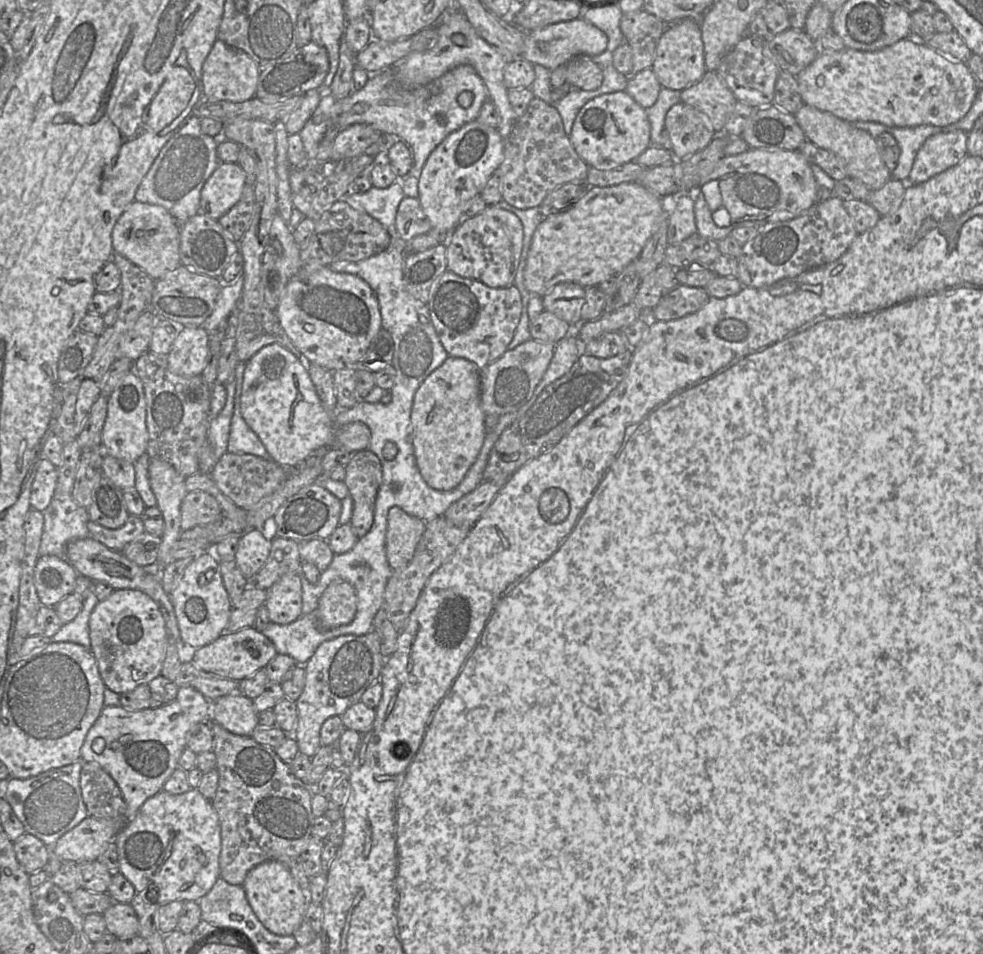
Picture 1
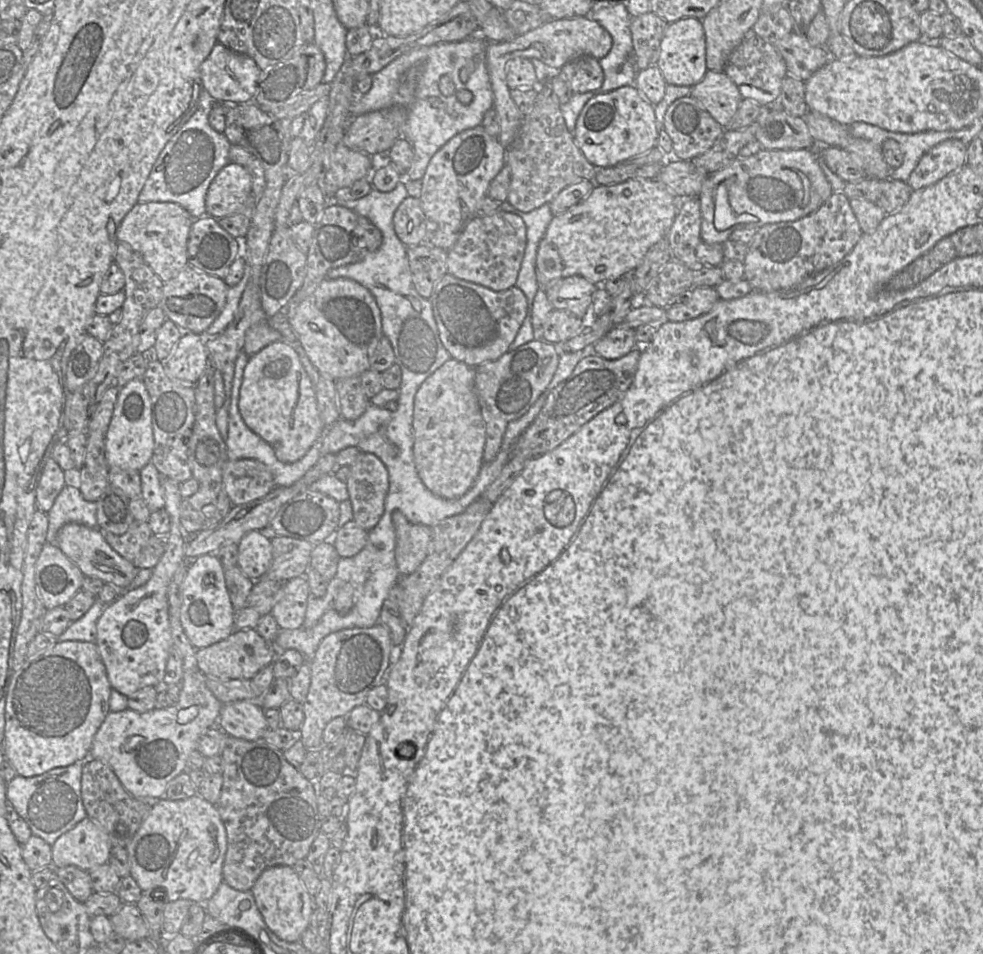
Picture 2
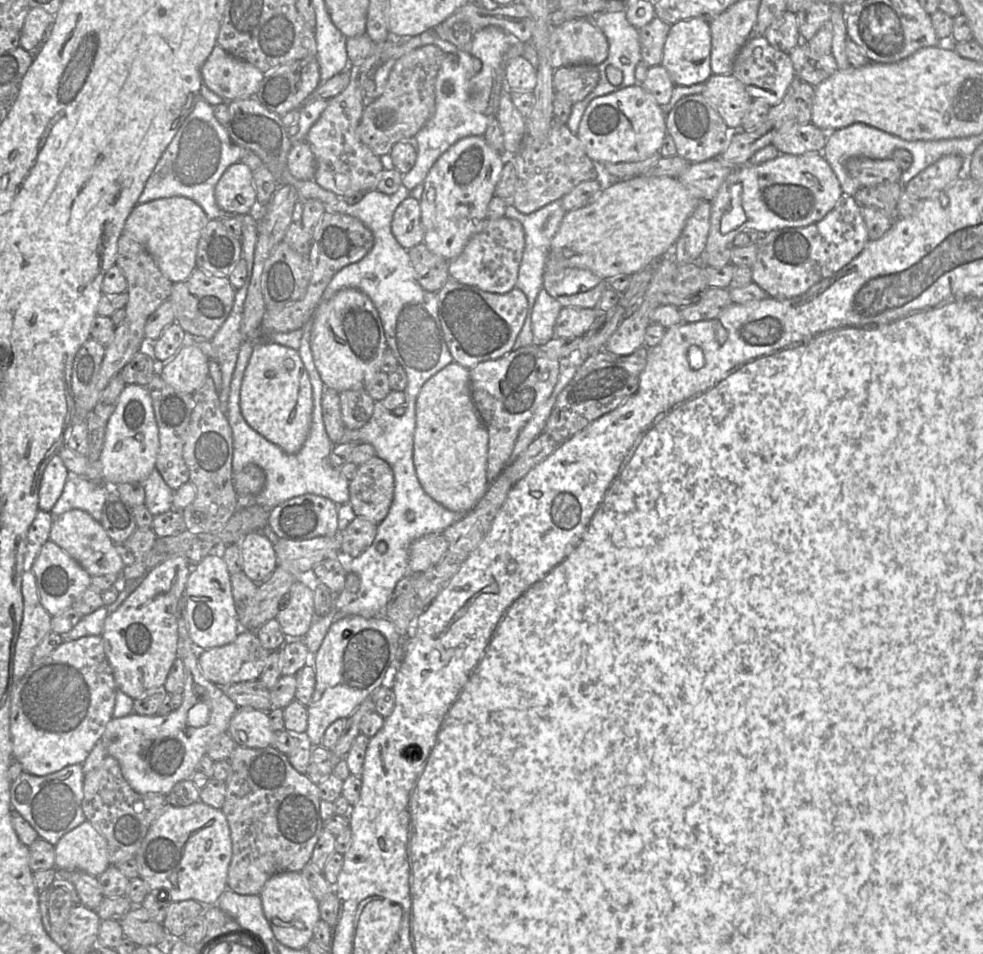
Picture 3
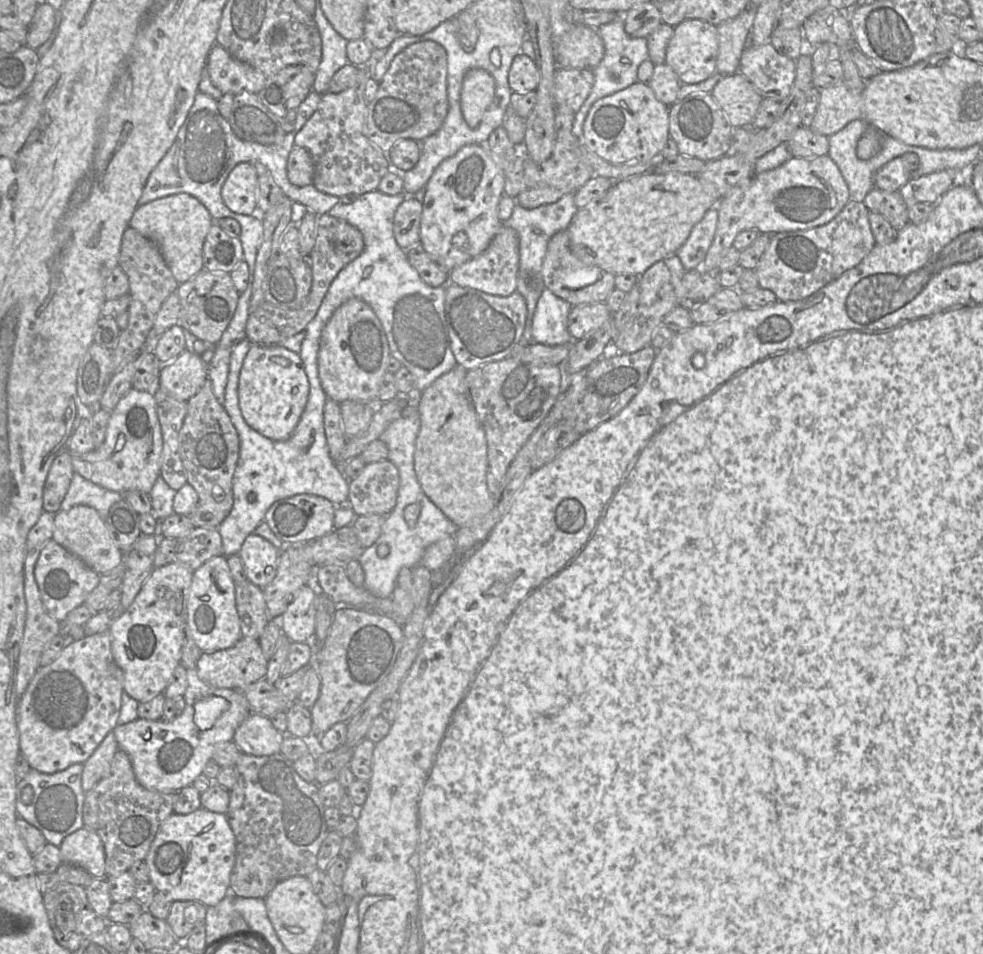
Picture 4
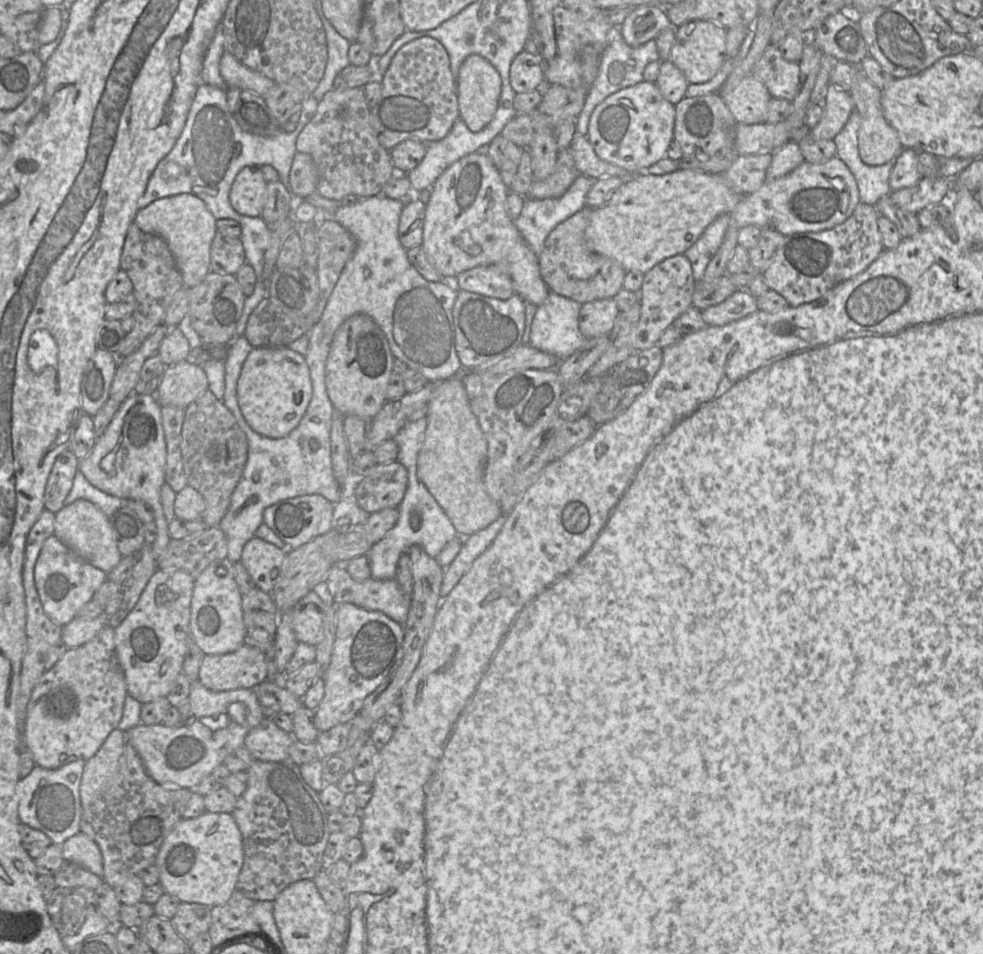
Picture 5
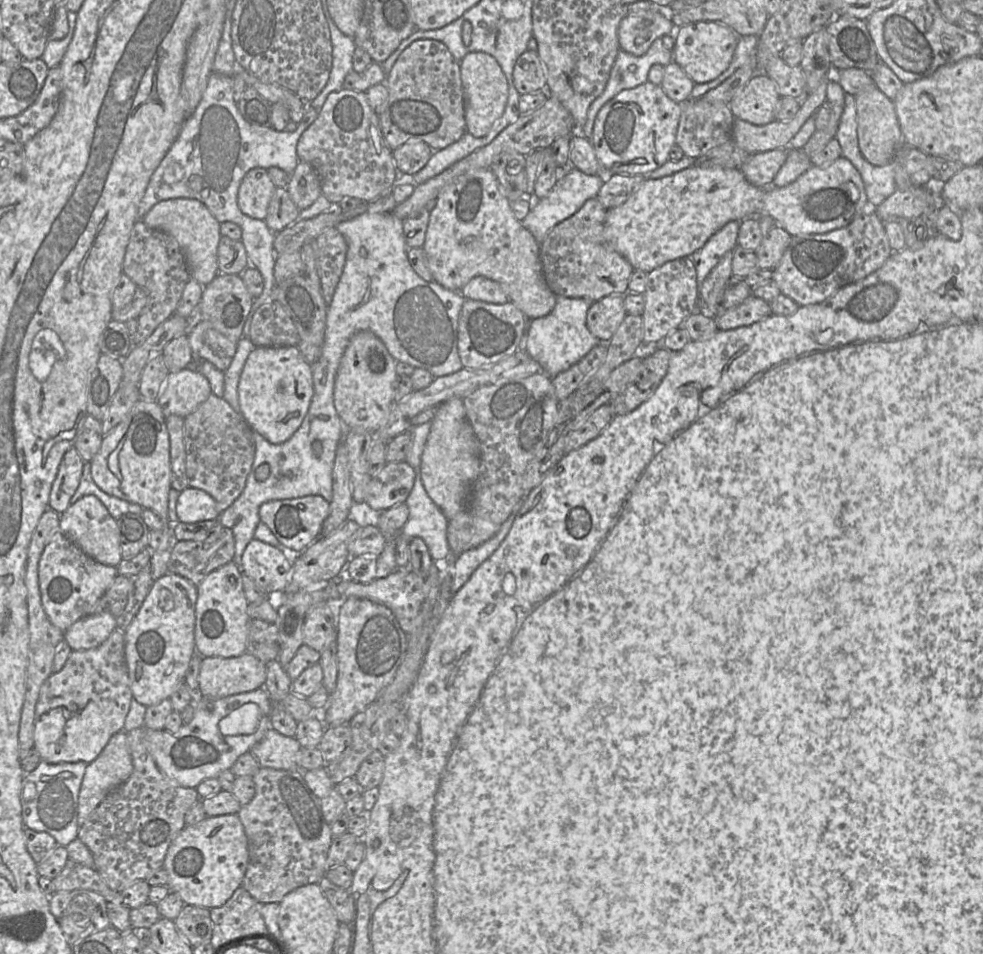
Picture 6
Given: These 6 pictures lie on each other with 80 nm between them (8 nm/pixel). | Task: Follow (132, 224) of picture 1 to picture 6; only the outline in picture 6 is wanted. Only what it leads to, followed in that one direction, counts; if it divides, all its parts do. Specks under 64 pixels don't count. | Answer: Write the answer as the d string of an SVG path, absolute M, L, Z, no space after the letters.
M188 198L164 200L154 205L141 220L149 227L162 230L176 239L184 253L191 278L200 285L208 285L217 276L220 223L203 203Z

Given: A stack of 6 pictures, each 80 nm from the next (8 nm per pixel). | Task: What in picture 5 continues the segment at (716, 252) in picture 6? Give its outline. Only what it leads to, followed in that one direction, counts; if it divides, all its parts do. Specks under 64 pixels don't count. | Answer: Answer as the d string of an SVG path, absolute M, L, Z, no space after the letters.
M730 214L718 216L702 233L698 240L684 253L692 265L695 281L701 281L705 269L720 248L727 227Z

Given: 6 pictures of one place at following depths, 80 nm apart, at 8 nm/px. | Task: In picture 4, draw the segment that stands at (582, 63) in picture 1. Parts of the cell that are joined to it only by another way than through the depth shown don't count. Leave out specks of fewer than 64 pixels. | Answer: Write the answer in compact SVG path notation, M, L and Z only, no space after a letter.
M558 69L554 80L555 112L556 106L566 105L576 114L589 96L594 80L591 69Z

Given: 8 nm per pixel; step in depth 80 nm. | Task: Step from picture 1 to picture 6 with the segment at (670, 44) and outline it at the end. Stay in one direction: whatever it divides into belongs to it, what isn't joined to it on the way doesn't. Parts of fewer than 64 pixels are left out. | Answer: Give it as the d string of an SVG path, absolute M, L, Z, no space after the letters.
M713 21L688 24L675 30L674 62L693 80L695 84L713 81L730 65L739 36L728 26Z

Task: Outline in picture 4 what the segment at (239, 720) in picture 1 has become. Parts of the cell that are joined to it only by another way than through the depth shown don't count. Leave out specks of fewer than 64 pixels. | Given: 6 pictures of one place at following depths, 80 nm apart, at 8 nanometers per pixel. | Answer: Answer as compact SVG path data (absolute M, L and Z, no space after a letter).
M251 712L235 731L233 741L242 753L268 756L280 753L284 737L269 717Z

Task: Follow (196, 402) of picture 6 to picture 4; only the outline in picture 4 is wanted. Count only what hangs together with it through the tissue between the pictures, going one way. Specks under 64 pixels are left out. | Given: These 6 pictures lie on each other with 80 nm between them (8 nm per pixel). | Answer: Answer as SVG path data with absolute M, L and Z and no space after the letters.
M184 350L178 357L162 365L158 388L176 400L188 402L207 380L207 365L201 356Z

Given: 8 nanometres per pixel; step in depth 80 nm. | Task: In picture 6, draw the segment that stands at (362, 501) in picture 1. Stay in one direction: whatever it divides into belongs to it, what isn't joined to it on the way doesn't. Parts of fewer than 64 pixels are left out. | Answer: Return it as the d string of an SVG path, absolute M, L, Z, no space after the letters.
M405 461L391 462L371 476L365 503L376 511L387 510L406 501L415 480L415 471Z

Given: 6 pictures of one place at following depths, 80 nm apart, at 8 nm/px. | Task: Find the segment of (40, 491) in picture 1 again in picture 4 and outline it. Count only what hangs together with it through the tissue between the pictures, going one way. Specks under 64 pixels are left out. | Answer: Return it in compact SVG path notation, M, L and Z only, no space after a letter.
M67 450L53 461L44 486L43 509L53 514L61 510L74 474L71 453Z

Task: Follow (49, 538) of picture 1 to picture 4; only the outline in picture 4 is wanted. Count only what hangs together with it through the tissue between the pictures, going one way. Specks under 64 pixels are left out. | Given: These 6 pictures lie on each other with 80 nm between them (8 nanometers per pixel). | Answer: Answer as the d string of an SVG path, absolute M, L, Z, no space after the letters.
M74 472L61 510L69 510L75 505L88 505L105 520L111 506L121 499L125 499L124 493L108 490Z

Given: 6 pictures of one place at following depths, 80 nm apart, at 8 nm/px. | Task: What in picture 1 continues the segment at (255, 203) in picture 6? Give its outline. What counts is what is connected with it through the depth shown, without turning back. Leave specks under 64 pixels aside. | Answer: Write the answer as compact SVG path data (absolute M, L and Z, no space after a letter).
M220 163L207 179L200 193L199 212L218 220L241 198L246 173L236 163Z

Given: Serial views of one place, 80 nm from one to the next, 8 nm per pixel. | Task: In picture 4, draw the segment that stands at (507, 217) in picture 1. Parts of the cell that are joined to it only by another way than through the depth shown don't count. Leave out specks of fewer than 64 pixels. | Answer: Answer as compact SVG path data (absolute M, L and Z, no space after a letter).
M503 224L486 250L450 270L449 282L460 287L473 288L490 295L507 297L517 291L519 249L517 232L512 227Z

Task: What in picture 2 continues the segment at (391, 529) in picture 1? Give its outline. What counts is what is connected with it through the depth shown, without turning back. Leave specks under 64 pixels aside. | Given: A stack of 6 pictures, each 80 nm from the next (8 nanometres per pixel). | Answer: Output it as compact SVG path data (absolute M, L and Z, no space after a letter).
M398 509L391 515L396 534L395 559L400 575L414 572L424 561L432 538L431 528L413 524Z

